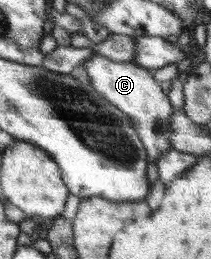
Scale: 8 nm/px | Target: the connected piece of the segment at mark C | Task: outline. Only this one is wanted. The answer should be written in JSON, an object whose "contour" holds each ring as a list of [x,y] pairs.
{"contour":[[[94,54],[84,62],[86,74],[88,74],[89,84],[98,90],[98,94],[116,106],[120,111],[124,111],[129,116],[134,130],[140,135],[142,143],[145,143],[148,152],[148,180],[154,184],[158,180],[156,172],[156,161],[169,152],[171,146],[171,114],[173,106],[168,102],[166,94],[158,86],[158,82],[152,78],[152,72],[138,66],[136,63],[114,62],[100,54]]]}

